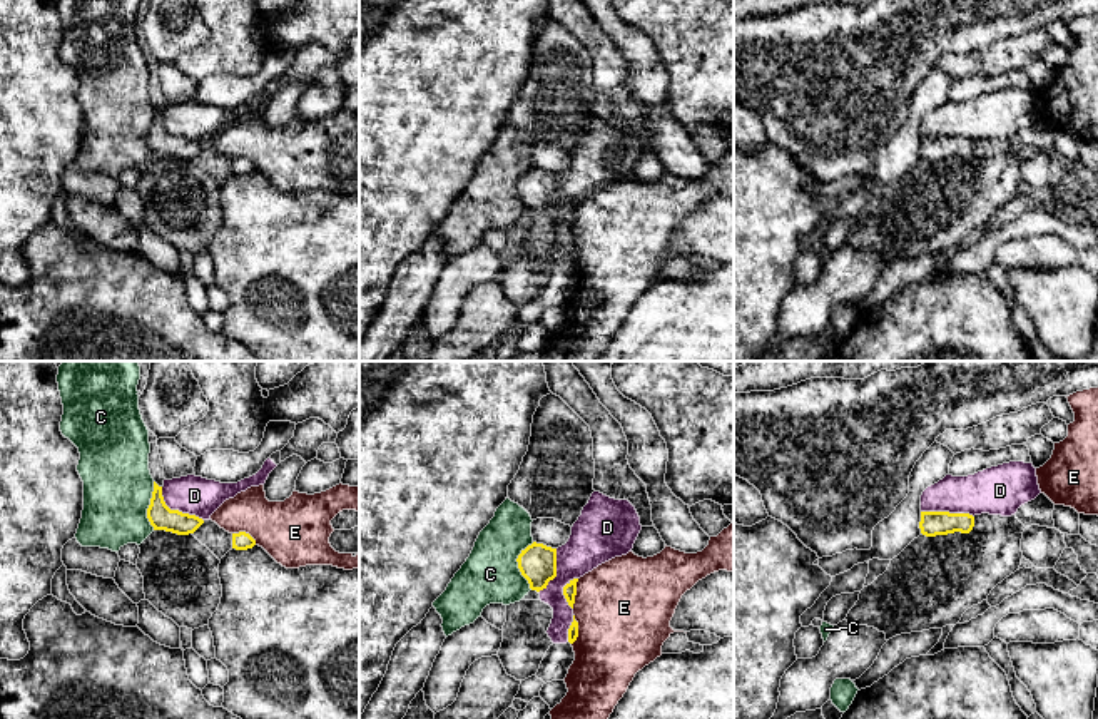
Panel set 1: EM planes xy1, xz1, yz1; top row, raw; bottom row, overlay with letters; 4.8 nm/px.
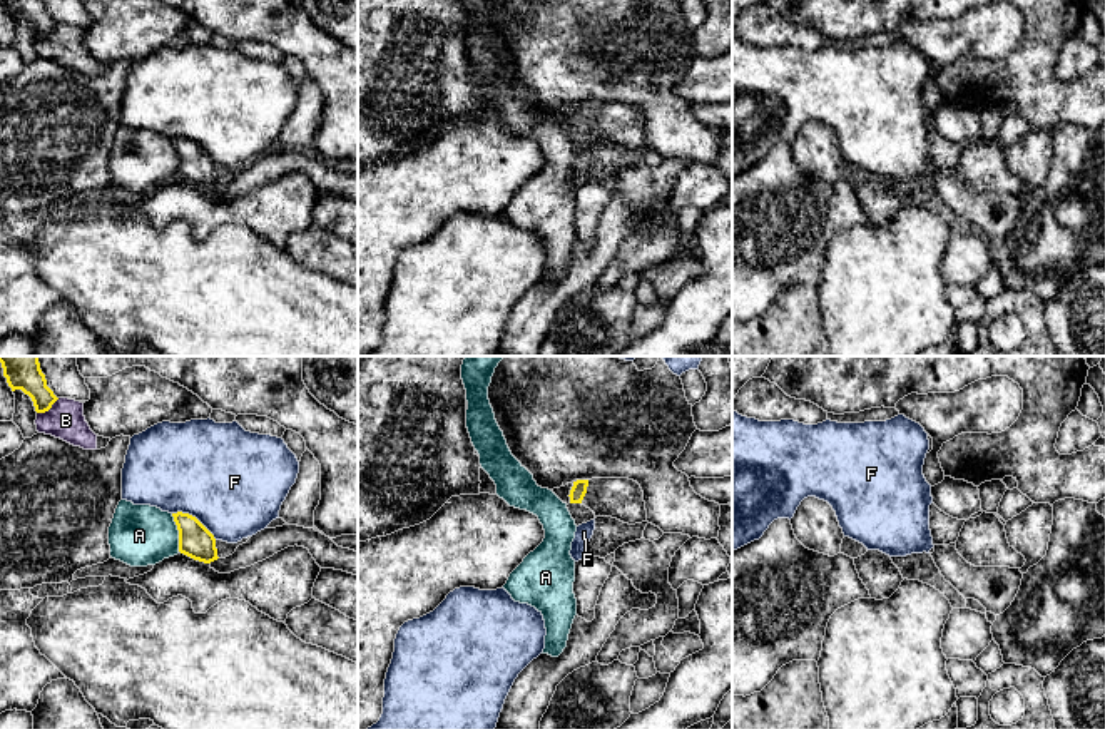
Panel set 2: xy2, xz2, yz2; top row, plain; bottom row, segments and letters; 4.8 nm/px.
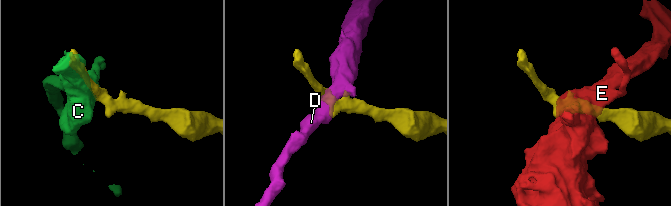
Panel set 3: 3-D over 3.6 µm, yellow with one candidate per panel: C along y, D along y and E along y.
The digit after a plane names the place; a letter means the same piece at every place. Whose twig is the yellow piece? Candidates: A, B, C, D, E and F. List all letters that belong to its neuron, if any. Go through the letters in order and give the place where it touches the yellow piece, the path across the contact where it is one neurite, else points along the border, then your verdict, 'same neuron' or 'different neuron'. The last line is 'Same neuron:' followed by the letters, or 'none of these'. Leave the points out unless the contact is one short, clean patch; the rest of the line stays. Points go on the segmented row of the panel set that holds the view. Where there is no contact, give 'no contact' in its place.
A: contact xy2 (179, 532); different neuron
B: contact xy2 (47, 410); border xy2 (59, 398), (47, 410), (37, 413); different neuron
C: contact xz1 (518, 566); different neuron
D: contact xy1 (176, 510); border xy1 (161, 487), (161, 495), (172, 510), (194, 514), (203, 520); different neuron
E: contact xz1 (575, 594); different neuron
F: contact xy2 (194, 517); different neuron
Same neuron: none of these

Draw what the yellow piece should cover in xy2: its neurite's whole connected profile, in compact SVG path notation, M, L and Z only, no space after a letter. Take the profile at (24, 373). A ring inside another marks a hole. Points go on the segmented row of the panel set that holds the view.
M0 356L3 376L12 391L22 390L33 401L37 413L45 413L59 400L47 386L38 356Z

